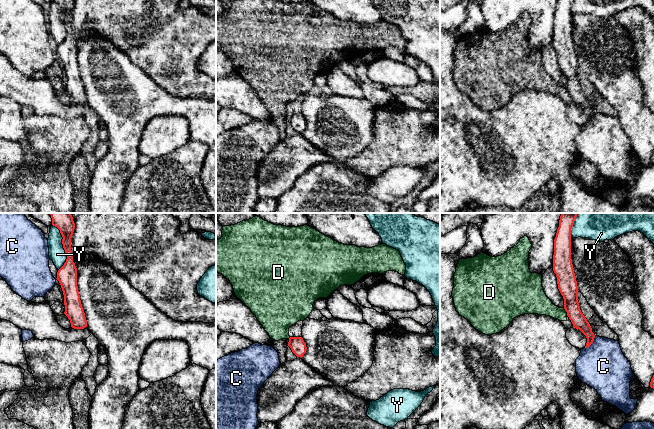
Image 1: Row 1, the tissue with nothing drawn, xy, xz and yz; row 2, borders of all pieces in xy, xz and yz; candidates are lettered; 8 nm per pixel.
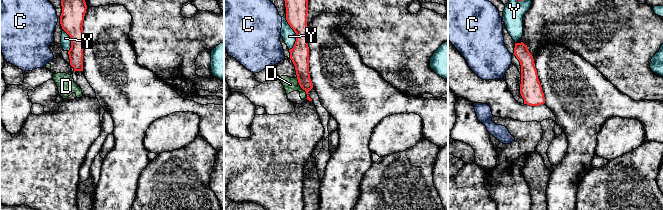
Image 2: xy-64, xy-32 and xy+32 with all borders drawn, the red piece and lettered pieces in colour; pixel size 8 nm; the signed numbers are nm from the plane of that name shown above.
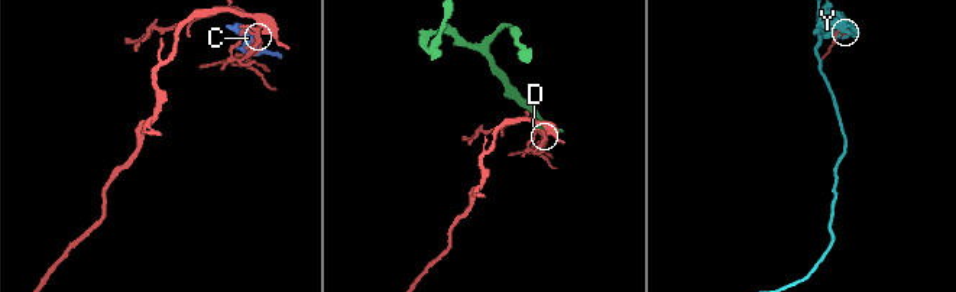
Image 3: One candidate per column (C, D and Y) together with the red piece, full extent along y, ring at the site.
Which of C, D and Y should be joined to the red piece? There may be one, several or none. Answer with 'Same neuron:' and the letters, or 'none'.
Same neuron: none

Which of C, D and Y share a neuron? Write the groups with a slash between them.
C / D / Y

